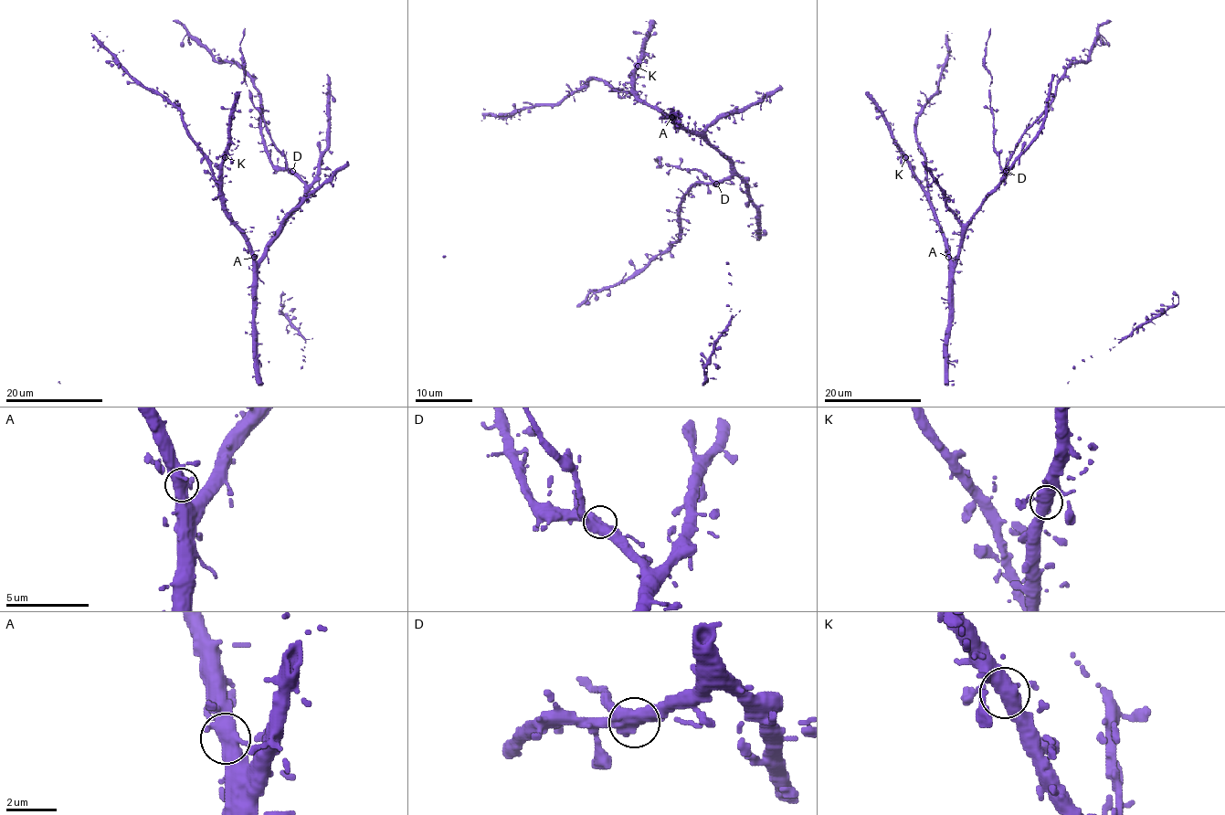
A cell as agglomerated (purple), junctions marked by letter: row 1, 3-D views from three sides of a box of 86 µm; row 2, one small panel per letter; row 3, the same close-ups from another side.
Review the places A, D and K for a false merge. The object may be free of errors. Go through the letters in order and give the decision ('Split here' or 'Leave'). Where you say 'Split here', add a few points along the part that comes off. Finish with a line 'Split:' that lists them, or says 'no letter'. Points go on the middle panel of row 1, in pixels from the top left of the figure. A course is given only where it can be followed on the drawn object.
A: Leave
D: Leave
K: Leave
Split: no letter

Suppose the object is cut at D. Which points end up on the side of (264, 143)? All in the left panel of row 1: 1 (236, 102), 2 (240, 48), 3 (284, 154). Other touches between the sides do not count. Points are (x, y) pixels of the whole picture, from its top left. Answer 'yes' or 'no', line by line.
1: no
2: no
3: no

